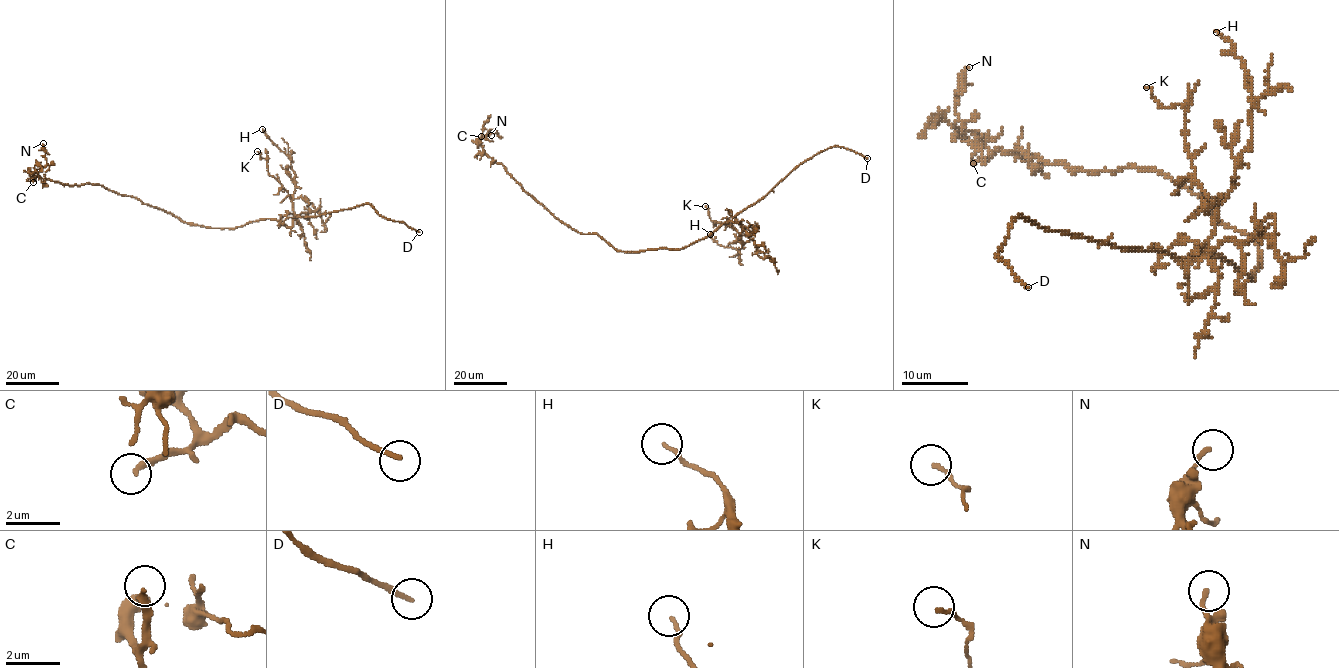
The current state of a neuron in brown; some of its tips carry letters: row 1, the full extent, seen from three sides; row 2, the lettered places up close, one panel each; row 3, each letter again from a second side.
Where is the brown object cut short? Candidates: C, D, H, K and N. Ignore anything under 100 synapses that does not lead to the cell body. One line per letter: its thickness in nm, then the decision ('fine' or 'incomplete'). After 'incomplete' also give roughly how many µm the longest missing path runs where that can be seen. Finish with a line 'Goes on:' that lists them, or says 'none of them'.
C: 240 nm thick; incomplete; about 25 µm are missing
D: 170 nm thick; incomplete; about 8 µm are missing
H: 120 nm thick; fine
K: 140 nm thick; fine
N: 160 nm thick; fine
Goes on: C, D

